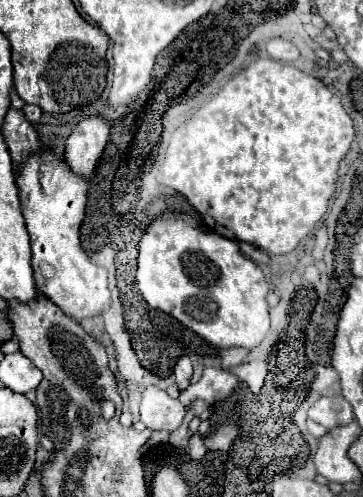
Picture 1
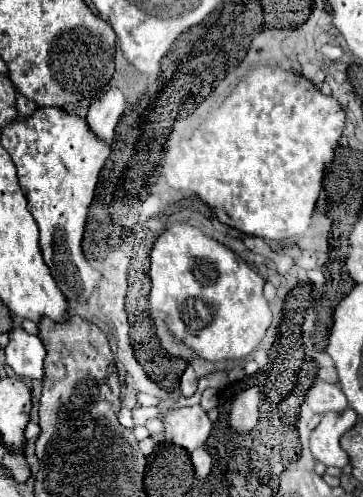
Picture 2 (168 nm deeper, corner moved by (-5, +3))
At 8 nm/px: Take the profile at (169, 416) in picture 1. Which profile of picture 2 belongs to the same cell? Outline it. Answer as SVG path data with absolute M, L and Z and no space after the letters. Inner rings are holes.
M201 405L169 411L165 413L163 423L167 441L187 449L189 453L197 447L203 447L213 431L213 423Z

